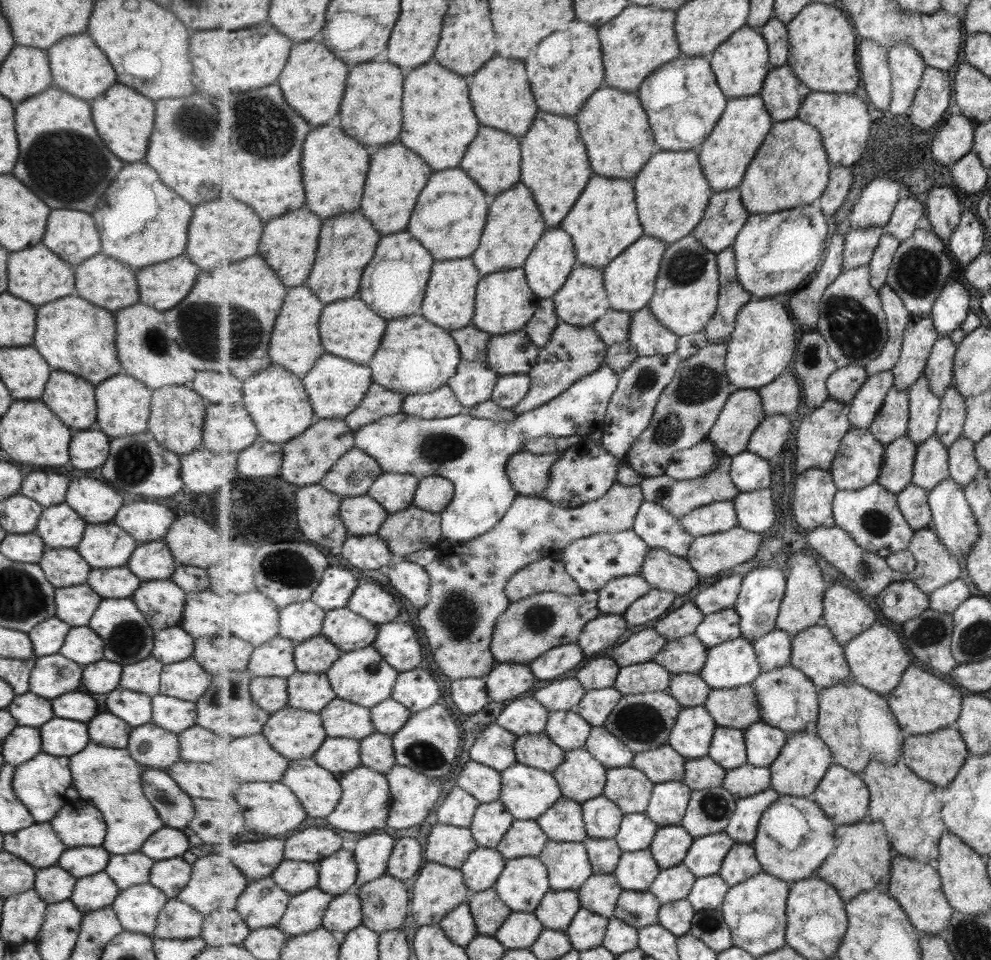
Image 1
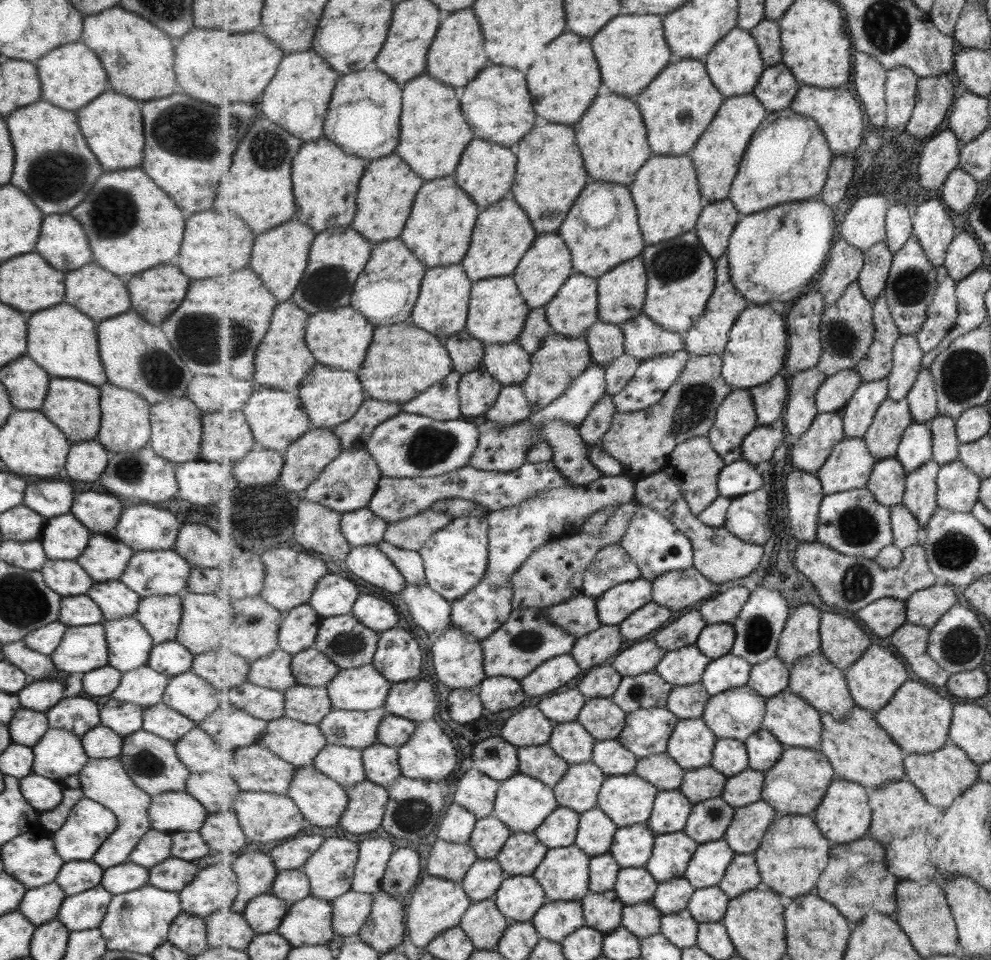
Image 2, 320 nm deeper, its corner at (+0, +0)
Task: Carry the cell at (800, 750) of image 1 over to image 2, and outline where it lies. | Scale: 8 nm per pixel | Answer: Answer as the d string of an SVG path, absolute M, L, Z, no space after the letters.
M787 747L779 762L765 773L766 783L762 790L762 799L771 804L782 816L812 816L822 803L830 784L837 778L834 765L820 748Z

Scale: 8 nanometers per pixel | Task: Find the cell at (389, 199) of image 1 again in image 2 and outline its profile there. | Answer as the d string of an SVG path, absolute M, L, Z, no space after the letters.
M391 154L383 160L370 160L370 164L360 182L359 212L353 228L358 229L376 245L377 242L381 243L383 240L401 236L405 222L411 216L411 208L417 198L417 192L423 186L423 178L414 169L409 168L409 164L397 154Z

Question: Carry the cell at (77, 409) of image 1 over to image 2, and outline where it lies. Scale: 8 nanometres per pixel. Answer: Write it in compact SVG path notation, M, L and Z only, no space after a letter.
M50 377L49 390L43 400L41 412L47 416L69 442L83 442L94 440L100 427L100 392L98 387L85 384L80 380L67 380L67 378Z

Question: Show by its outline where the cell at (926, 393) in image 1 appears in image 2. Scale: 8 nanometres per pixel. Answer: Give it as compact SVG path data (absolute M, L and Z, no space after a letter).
M914 422L906 428L897 457L908 475L934 458L934 435L929 424Z

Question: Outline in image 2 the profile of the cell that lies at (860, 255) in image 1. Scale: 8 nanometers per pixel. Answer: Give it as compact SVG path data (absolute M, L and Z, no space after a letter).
M838 237L817 289L824 294L827 303L835 303L845 294L847 287L858 280L863 269L864 251Z

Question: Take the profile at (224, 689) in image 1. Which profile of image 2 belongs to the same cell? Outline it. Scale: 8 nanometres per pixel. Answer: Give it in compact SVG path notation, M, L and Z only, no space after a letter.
M224 703L217 705L198 727L208 734L215 744L241 748L260 743L267 732L268 721L251 716L251 713L232 703Z

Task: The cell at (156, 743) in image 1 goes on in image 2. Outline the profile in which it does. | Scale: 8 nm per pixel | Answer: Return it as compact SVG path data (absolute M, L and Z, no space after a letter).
M139 729L122 737L120 754L117 757L133 784L149 796L186 790L185 783L190 772L179 762L174 743L168 740Z

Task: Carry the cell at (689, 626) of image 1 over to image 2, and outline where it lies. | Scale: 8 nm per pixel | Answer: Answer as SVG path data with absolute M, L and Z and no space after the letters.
M692 610L681 616L667 628L659 629L653 637L654 641L667 651L677 650L698 642L699 635L708 623L703 619L701 613Z

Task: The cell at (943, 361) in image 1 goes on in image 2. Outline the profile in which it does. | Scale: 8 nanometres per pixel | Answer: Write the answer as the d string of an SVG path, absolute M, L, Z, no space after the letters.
M929 368L921 370L906 399L910 401L914 422L929 424L939 415L937 384L934 383L933 372Z

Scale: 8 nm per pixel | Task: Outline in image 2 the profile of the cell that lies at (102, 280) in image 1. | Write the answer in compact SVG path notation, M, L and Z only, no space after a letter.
M89 262L76 268L75 272L65 274L65 298L63 298L63 302L67 302L91 320L95 320L96 325L97 322L100 323L105 318L108 319L131 310L123 282L119 278L115 278L113 274L105 272L95 262Z

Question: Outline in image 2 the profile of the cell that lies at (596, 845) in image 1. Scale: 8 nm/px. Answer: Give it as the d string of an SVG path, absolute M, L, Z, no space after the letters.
M607 852L594 856L590 862L590 890L607 892L613 890L618 883L621 865L615 857Z

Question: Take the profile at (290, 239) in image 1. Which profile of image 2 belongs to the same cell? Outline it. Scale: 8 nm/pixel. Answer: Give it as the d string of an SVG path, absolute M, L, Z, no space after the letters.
M287 222L271 232L261 234L255 240L255 256L251 259L249 267L262 277L262 281L271 292L275 292L275 298L279 300L279 303L293 298L303 275L306 274L310 262L311 245L316 236L314 228L311 228L309 224Z

